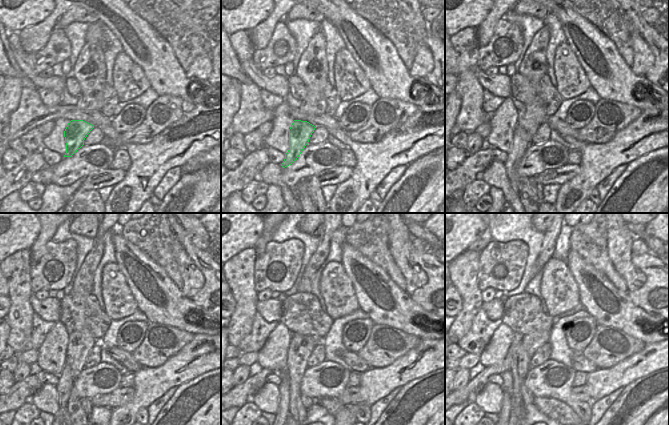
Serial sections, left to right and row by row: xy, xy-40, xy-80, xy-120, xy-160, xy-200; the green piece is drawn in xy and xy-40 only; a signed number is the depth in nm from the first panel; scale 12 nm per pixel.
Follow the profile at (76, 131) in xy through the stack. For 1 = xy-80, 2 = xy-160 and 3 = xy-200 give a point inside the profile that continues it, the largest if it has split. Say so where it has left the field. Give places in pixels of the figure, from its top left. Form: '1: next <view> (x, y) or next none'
1: next xy-80 (521, 139)
2: next xy-160 (283, 405)
3: next xy-200 (503, 416)

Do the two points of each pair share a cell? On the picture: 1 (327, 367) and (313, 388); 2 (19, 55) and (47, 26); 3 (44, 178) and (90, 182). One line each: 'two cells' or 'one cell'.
1: one cell
2: two cells
3: two cells

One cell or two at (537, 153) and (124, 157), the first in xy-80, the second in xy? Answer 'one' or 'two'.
two

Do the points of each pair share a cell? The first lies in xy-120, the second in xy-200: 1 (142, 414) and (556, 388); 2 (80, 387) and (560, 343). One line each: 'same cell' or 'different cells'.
1: same cell
2: different cells

